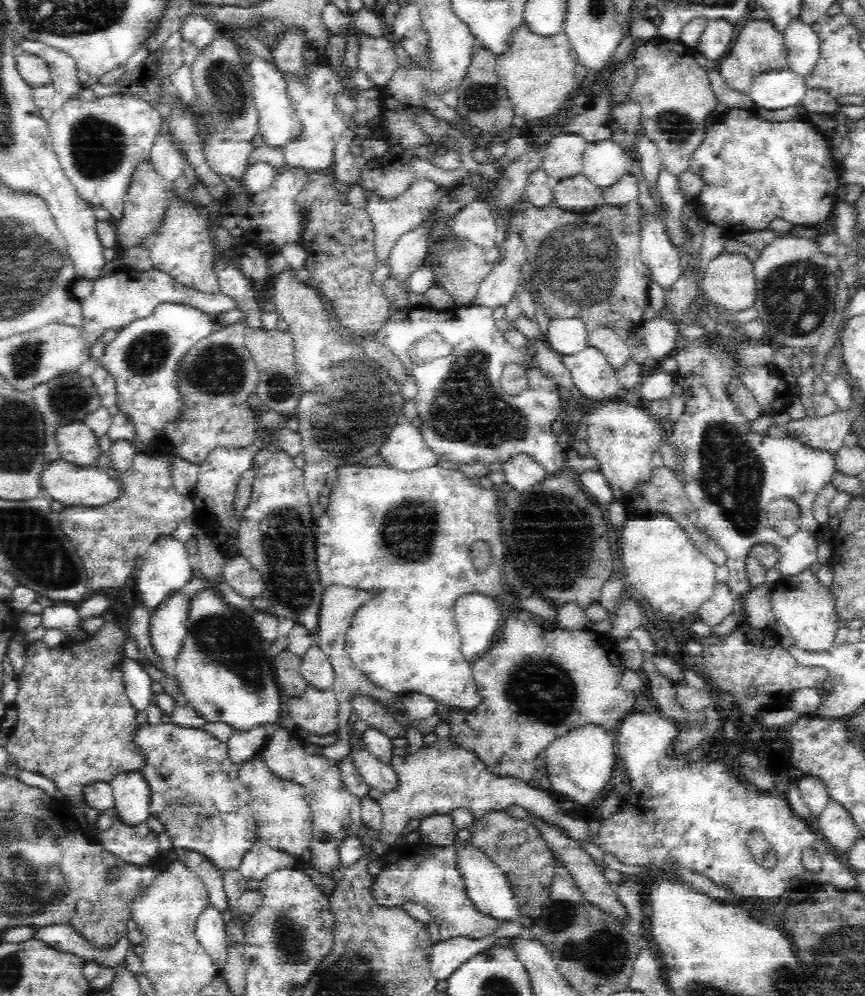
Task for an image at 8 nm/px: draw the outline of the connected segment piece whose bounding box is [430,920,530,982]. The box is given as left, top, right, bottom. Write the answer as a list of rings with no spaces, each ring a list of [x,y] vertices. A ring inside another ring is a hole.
[[[504,920],[500,924],[500,928],[482,938],[482,940],[466,940],[466,938],[454,938],[450,942],[438,942],[432,952],[430,952],[430,970],[434,974],[436,980],[446,980],[468,960],[472,960],[474,956],[482,954],[484,950],[490,950],[492,946],[496,946],[494,942],[498,938],[514,938],[514,936],[528,936],[530,930],[526,930],[520,920]]]

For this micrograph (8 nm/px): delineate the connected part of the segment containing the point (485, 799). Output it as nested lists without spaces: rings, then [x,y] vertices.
[[[452,738],[438,740],[430,746],[424,746],[422,750],[410,754],[410,756],[392,756],[390,760],[392,770],[396,772],[396,786],[380,796],[380,806],[384,812],[384,824],[378,832],[382,844],[392,846],[406,828],[406,824],[412,818],[428,818],[436,814],[450,814],[452,810],[468,810],[472,814],[472,824],[478,824],[480,818],[484,818],[490,812],[504,812],[508,806],[522,806],[528,812],[538,814],[548,824],[554,824],[570,834],[572,840],[584,842],[588,840],[588,820],[576,820],[570,816],[564,816],[560,808],[556,806],[558,800],[554,800],[552,790],[538,790],[534,786],[528,786],[528,782],[522,782],[520,778],[512,776],[498,776],[488,770],[484,760],[472,750],[464,748]]]

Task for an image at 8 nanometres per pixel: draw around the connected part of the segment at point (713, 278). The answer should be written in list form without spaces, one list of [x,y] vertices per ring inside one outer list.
[[[720,254],[714,258],[706,272],[702,272],[702,284],[700,284],[704,298],[708,304],[718,306],[722,312],[744,312],[754,308],[756,304],[756,294],[758,294],[758,284],[756,284],[756,274],[754,274],[754,264],[744,256],[744,254]]]

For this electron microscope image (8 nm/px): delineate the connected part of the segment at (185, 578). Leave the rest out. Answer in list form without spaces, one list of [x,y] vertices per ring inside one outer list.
[[[172,536],[168,538],[160,538],[144,556],[140,570],[136,574],[136,594],[140,596],[140,602],[144,602],[144,606],[154,612],[160,606],[164,606],[164,602],[168,602],[168,598],[174,598],[176,594],[182,592],[182,588],[192,580],[196,570],[196,560],[190,558],[190,554],[186,552],[184,544],[174,540]]]

